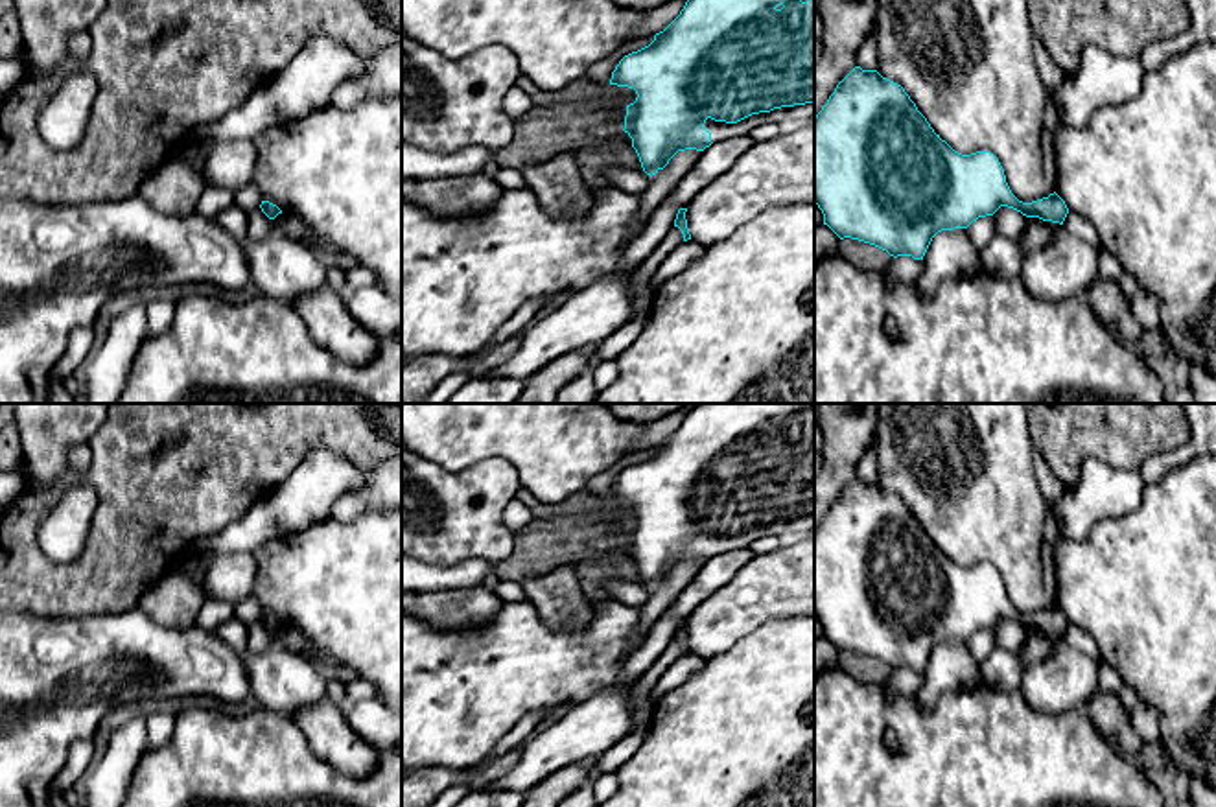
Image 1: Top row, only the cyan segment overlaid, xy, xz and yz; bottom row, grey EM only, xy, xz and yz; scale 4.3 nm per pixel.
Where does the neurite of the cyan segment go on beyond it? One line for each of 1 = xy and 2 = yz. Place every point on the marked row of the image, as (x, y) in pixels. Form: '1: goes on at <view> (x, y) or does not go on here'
1: does not go on here
2: does not go on here

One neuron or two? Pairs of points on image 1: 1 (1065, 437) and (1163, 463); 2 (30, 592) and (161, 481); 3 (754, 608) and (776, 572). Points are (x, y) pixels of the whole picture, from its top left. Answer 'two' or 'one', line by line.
1: two
2: one
3: one

